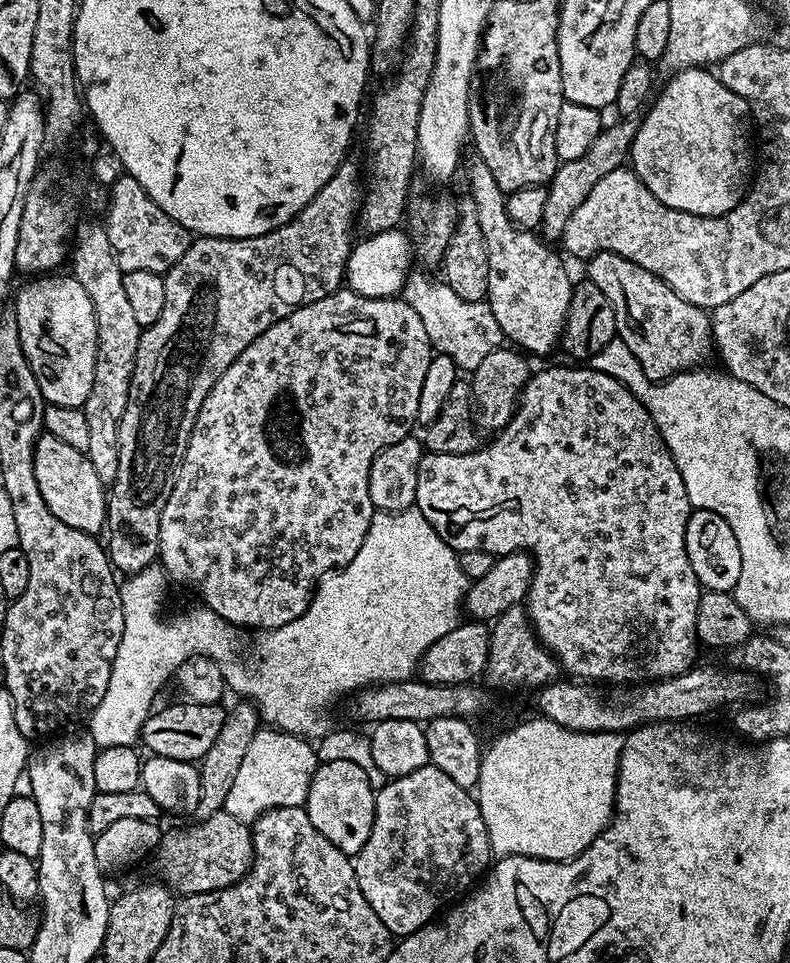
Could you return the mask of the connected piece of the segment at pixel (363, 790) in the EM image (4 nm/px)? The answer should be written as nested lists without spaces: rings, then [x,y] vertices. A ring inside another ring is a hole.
[[[326,762],[320,764],[313,780],[310,782],[306,807],[310,814],[310,822],[338,850],[347,856],[355,857],[357,852],[366,846],[366,838],[370,838],[370,830],[374,826],[374,810],[376,809],[376,792],[370,786],[362,766],[354,766],[354,762]]]

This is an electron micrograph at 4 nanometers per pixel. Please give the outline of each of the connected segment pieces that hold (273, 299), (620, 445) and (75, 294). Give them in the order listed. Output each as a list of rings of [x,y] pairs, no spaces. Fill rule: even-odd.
[[[344,162],[340,169],[310,198],[310,202],[290,222],[261,236],[250,238],[226,238],[225,236],[201,236],[174,262],[169,272],[163,273],[166,286],[166,303],[158,322],[143,329],[138,342],[138,354],[134,358],[134,374],[130,382],[130,394],[120,423],[118,446],[118,474],[110,485],[108,498],[108,522],[106,525],[106,551],[113,569],[120,574],[135,574],[153,567],[160,555],[158,526],[162,526],[162,509],[170,499],[170,490],[176,485],[176,475],[198,410],[206,394],[226,374],[226,370],[274,322],[286,318],[304,304],[318,302],[332,292],[341,291],[345,283],[344,266],[348,253],[354,247],[352,224],[357,223],[362,195],[362,168]]]
[[[590,366],[572,367],[576,368],[533,371],[520,391],[515,414],[492,438],[496,440],[489,444],[487,441],[470,454],[428,452],[421,456],[414,506],[458,554],[466,550],[486,550],[497,558],[509,556],[511,552],[527,552],[532,557],[532,585],[526,601],[532,629],[569,677],[580,682],[595,682],[600,686],[631,686],[680,676],[697,663],[696,614],[702,591],[694,574],[694,566],[690,566],[690,558],[686,554],[686,522],[694,509],[688,500],[682,474],[678,474],[678,466],[674,466],[674,458],[654,426],[646,406],[627,386],[610,374],[602,374]]]
[[[44,274],[33,284],[24,288],[18,303],[18,330],[22,338],[22,346],[26,358],[30,362],[30,370],[34,370],[34,378],[38,378],[38,386],[42,390],[45,401],[58,406],[74,406],[83,408],[86,398],[90,398],[90,386],[94,386],[94,362],[96,361],[96,315],[90,302],[90,294],[82,290],[75,276],[68,274]]]

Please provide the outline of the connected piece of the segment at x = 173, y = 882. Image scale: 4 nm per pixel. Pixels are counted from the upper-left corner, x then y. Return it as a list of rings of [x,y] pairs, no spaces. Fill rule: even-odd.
[[[221,810],[210,818],[193,823],[193,828],[187,832],[180,828],[177,832],[165,831],[159,847],[154,852],[156,864],[160,867],[159,879],[172,889],[173,893],[181,897],[202,894],[203,892],[217,892],[234,882],[241,880],[252,865],[252,830],[247,823],[239,821],[233,815]]]

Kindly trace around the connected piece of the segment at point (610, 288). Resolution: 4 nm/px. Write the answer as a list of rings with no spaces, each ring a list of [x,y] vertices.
[[[598,252],[587,261],[587,279],[591,280],[614,310],[616,335],[634,354],[646,378],[653,382],[668,379],[689,370],[699,369],[714,352],[712,317],[707,311],[674,294],[650,270],[642,270],[634,262],[613,252]]]

